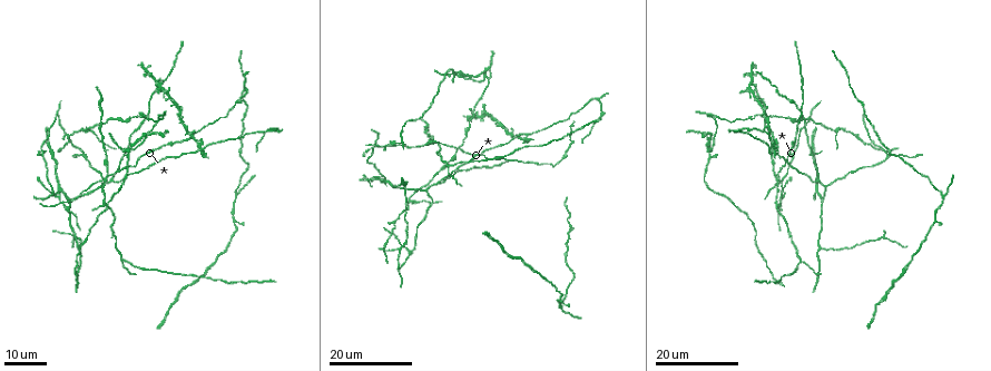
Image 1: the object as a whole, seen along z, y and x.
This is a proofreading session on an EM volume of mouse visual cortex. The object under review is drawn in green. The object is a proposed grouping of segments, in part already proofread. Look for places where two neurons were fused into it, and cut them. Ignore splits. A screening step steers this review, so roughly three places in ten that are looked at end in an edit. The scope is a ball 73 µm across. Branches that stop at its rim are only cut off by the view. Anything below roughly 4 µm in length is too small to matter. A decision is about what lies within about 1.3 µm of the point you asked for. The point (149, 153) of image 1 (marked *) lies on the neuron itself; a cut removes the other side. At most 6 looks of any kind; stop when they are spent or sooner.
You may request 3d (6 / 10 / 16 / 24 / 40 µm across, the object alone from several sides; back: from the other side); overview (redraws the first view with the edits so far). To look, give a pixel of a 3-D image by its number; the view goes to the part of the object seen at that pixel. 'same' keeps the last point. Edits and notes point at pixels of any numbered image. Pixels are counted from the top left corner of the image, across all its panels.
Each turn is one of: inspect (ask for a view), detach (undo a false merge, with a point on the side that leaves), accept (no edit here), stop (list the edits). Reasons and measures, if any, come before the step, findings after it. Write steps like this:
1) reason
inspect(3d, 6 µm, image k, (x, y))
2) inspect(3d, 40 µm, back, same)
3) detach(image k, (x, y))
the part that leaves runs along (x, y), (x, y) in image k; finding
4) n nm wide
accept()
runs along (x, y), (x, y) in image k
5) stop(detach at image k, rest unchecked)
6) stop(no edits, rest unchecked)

arms part here
inspect(3d, 24 µm, image 1, (130, 148))

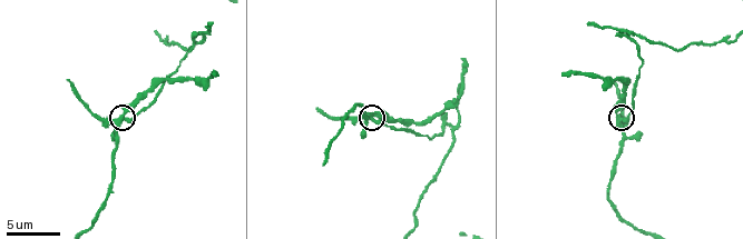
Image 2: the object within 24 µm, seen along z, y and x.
zoom in
inspect(3d, 10 µm, image 2, (119, 115))

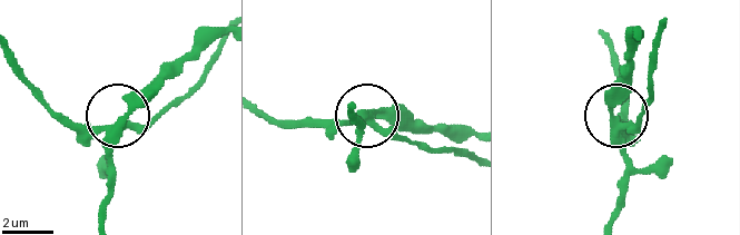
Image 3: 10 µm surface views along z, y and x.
290 nm wide
detach(image 3, (74, 126))
the part that leaves runs along (622, 125), (643, 105), (648, 60), (663, 22) in image 3; two neurons meet here

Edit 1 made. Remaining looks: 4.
inspect(overview)

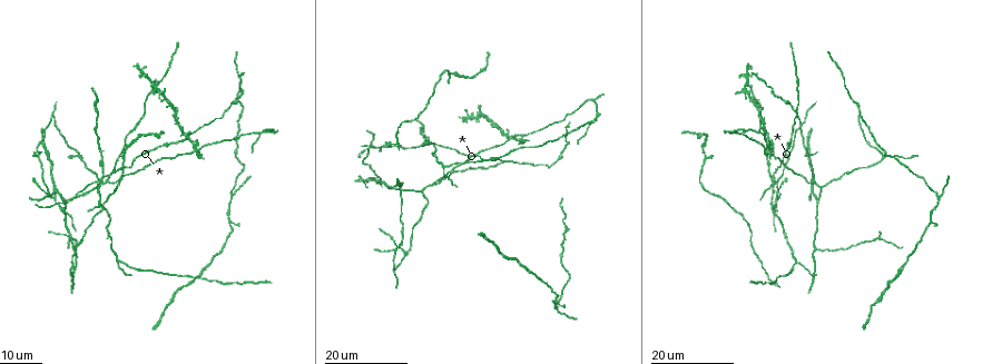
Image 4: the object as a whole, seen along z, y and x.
looks like a crossing
inspect(3d, 24 µm, image 4, (58, 204))

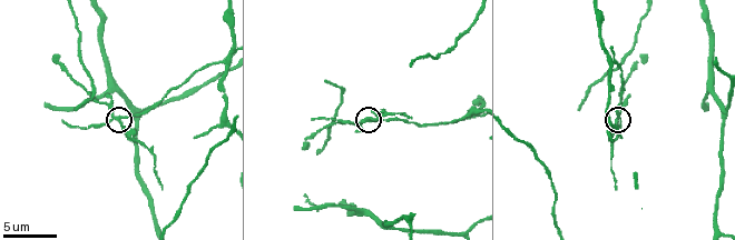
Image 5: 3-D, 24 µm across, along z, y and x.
closer look
inspect(3d, 6 µm, image 5, (119, 121))

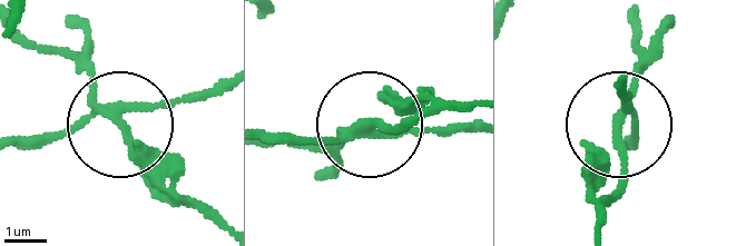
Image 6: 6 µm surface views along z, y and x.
5 arms
detach(image 6, (151, 154))
the part that leaves runs along (357, 127), (319, 148), (265, 148) in image 6; a second neuron is stuck on

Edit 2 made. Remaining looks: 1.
a fork
inspect(3d, 6 µm, image 5, (215, 75))

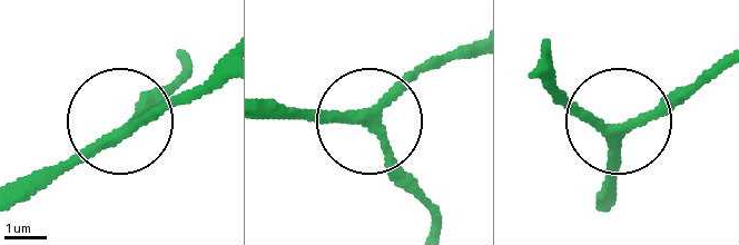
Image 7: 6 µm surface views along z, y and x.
220 nm wide
accept()
continuous, no second neuron

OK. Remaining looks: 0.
stop(detach at image 3, detach at image 6, rest unchecked)

